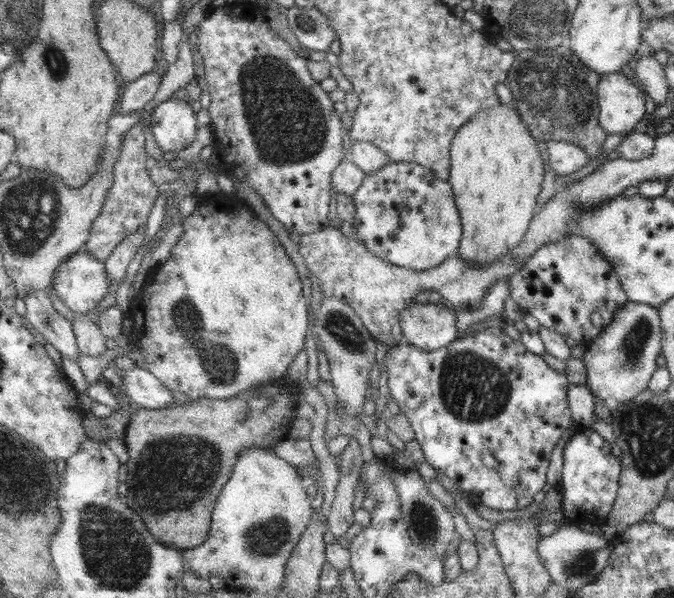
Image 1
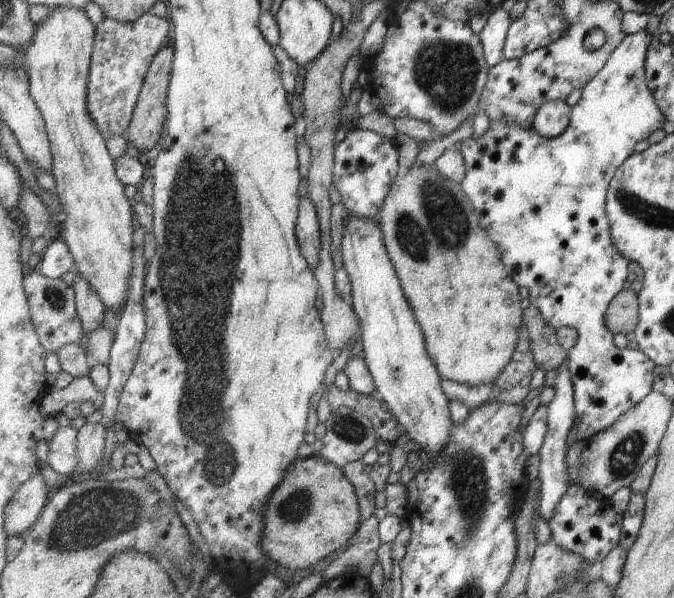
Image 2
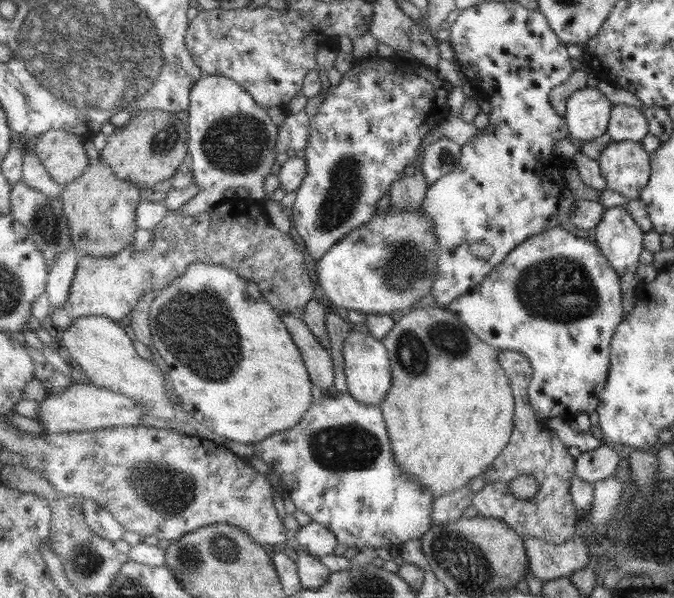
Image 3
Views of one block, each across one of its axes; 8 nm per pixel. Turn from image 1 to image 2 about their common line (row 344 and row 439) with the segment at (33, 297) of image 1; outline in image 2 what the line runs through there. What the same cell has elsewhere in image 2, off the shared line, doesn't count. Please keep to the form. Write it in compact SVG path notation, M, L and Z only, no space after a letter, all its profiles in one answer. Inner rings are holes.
M64 423L56 432L53 440L48 444L49 456L47 465L55 472L72 476L77 470L80 458L78 453L79 430Z

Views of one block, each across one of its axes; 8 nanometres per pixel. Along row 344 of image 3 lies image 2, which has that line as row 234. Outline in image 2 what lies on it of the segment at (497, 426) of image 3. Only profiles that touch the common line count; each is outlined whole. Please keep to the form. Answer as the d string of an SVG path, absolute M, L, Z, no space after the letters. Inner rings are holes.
M435 162L412 166L408 170L402 170L401 174L397 176L379 214L380 225L384 230L386 247L396 266L396 271L404 286L405 294L408 296L421 328L424 330L428 353L432 356L433 362L436 362L441 378L443 380L451 379L453 382L465 383L474 387L495 382L497 377L503 372L503 369L512 361L513 355L516 352L516 346L520 341L521 330L524 324L524 309L521 306L522 300L521 296L519 296L519 285L510 277L502 261L503 254L497 243L481 226L480 218L468 194L464 191L462 184L447 178L435 166Z

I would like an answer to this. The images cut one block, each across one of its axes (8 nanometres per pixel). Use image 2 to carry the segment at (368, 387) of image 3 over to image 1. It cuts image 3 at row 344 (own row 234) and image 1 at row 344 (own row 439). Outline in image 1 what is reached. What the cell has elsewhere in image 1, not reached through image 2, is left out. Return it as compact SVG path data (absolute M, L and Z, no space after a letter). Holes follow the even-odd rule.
M413 302L401 315L404 341L425 353L447 348L459 337L457 312L445 304Z

